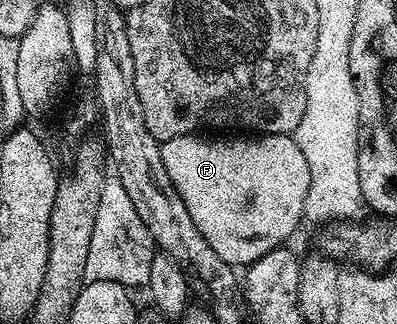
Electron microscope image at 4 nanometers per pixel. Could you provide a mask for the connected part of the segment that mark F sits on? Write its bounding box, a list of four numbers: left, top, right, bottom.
[161,133,310,268]

